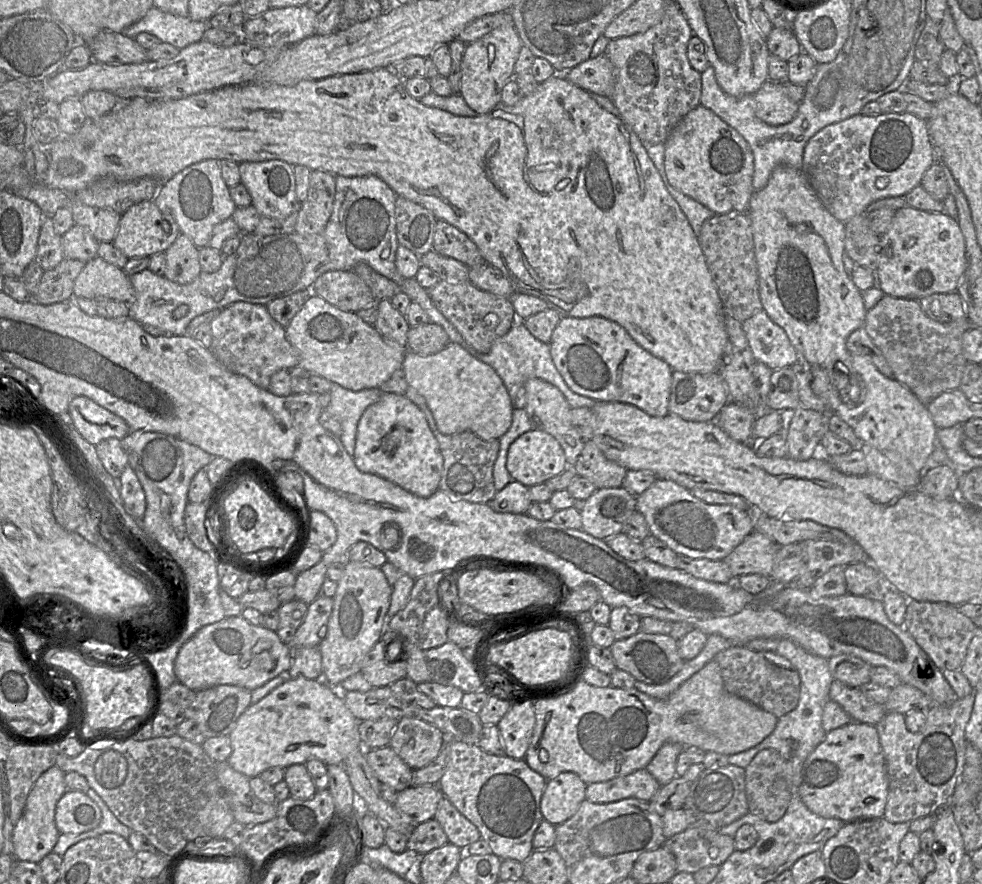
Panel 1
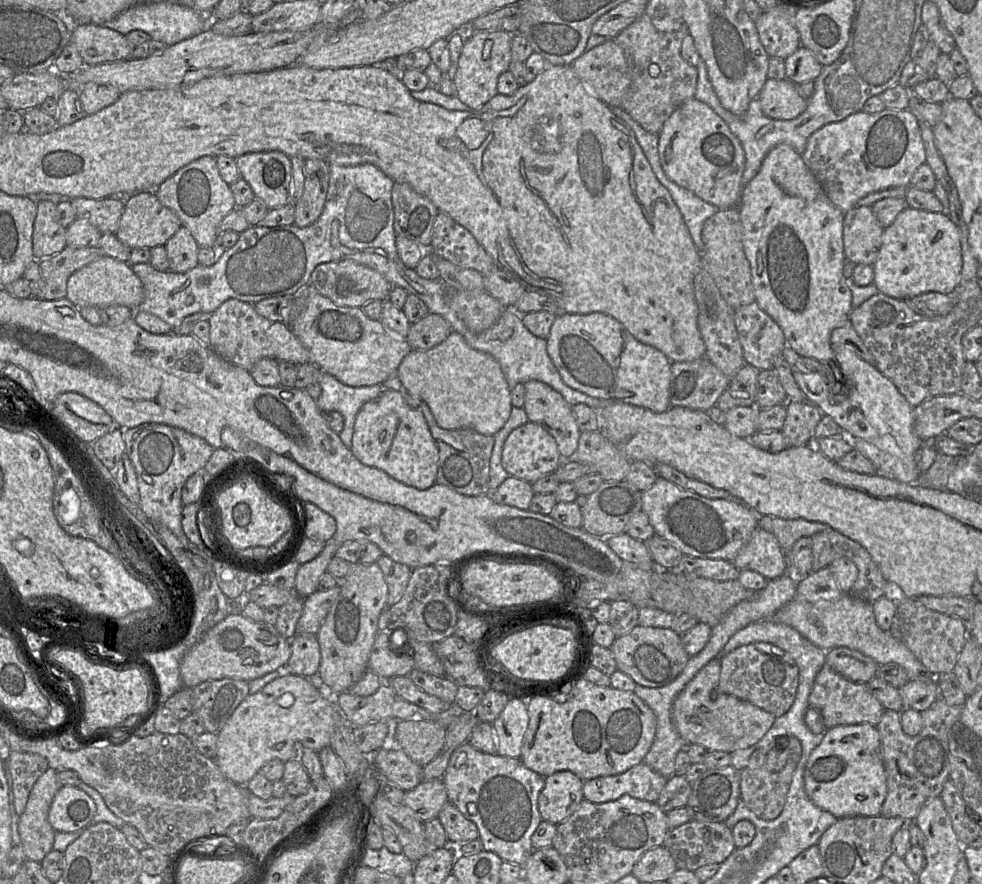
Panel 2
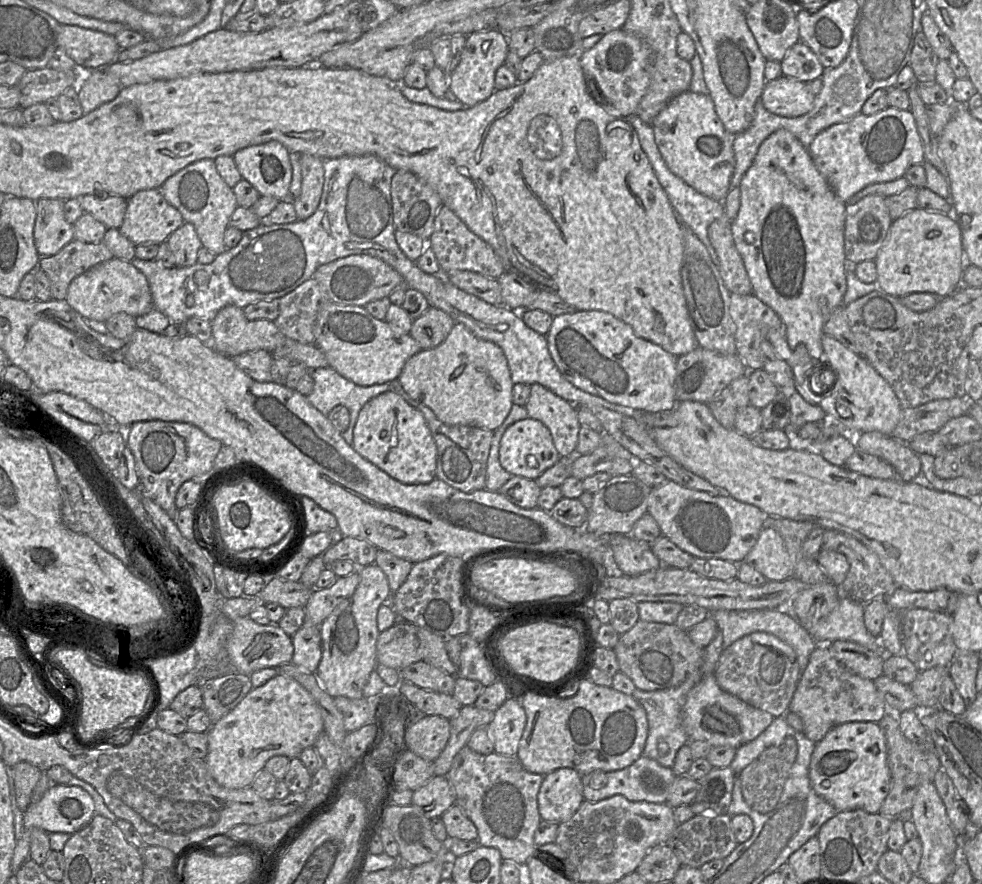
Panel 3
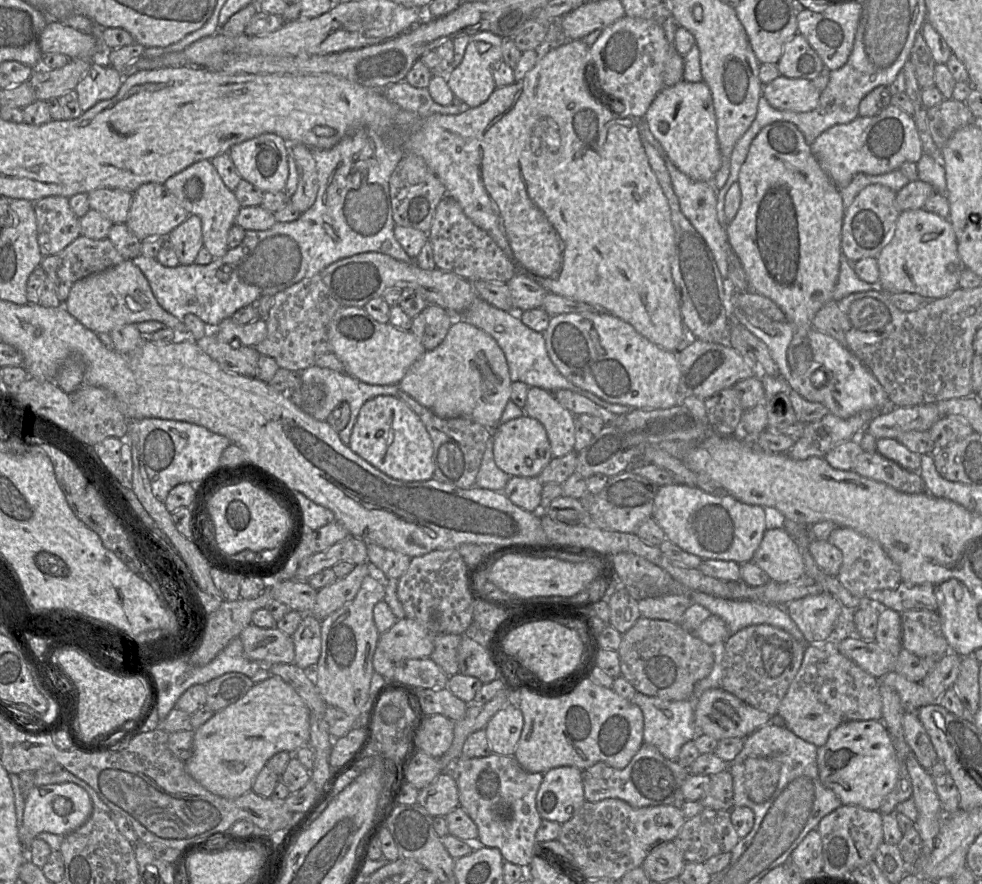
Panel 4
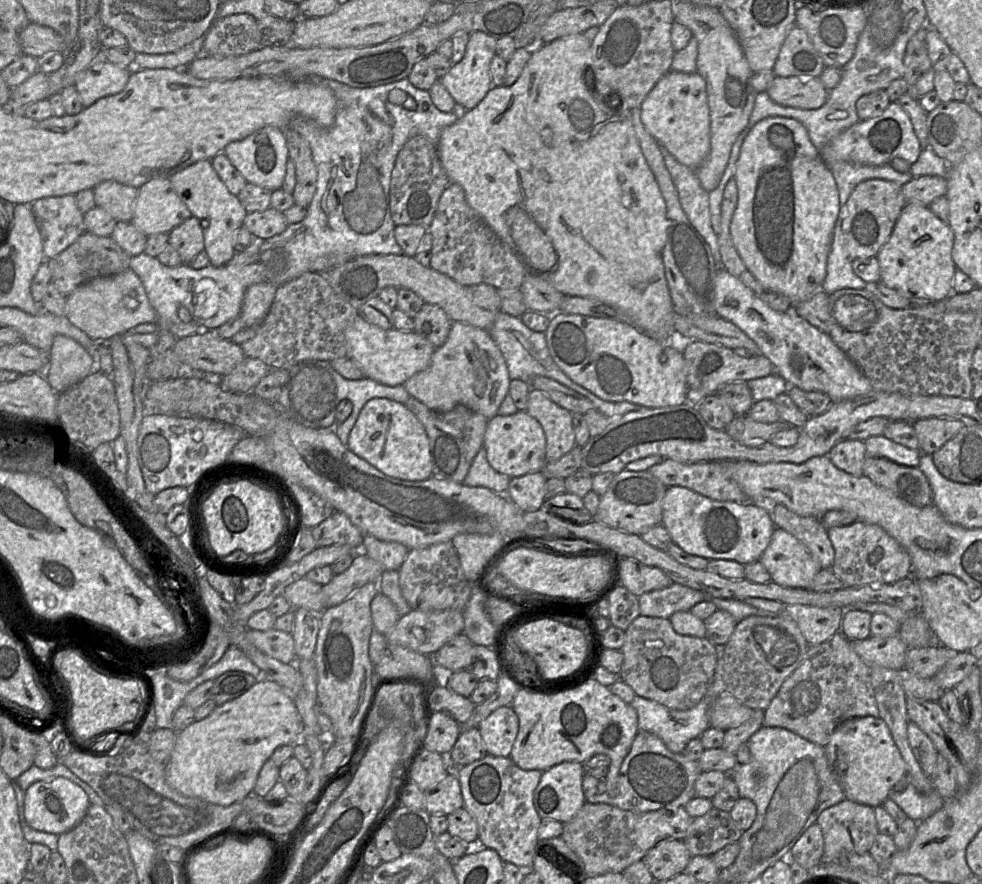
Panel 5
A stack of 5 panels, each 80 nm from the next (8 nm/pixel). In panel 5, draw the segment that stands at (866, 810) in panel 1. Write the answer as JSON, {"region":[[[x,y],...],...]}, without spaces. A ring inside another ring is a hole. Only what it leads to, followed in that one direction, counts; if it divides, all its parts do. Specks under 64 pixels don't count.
{"region":[[[866,716],[849,719],[833,732],[830,742],[824,747],[830,769],[839,781],[846,799],[871,807],[882,806],[889,798],[894,785],[907,775],[907,767],[891,732],[880,717]]]}

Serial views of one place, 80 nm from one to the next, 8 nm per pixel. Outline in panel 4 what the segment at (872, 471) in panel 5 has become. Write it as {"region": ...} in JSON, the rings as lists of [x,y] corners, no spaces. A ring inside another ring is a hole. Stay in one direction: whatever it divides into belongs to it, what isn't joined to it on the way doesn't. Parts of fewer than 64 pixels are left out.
{"region":[[[863,451],[856,457],[853,471],[903,493],[926,492],[925,483],[918,472],[909,471],[878,453]]]}

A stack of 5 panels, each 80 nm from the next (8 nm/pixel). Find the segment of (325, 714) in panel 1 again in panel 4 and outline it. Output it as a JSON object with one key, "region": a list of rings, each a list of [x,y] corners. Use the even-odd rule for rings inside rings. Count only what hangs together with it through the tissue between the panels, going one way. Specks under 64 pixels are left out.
{"region":[[[271,675],[269,678],[255,683],[253,687],[235,703],[227,706],[226,708],[215,712],[214,715],[199,728],[194,730],[193,738],[193,754],[185,762],[187,772],[206,790],[209,792],[227,799],[235,799],[246,792],[252,790],[253,783],[259,772],[266,765],[267,761],[278,752],[286,751],[289,753],[295,753],[302,746],[308,745],[310,739],[310,711],[296,693],[296,691],[279,676]]]}

